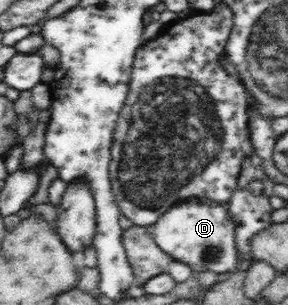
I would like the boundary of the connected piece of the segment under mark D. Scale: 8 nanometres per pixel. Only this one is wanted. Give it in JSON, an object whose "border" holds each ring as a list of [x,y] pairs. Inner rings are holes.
{"border":[[[189,198],[177,206],[171,206],[171,210],[166,210],[155,224],[148,227],[132,225],[124,230],[123,246],[134,278],[141,282],[167,273],[172,259],[188,264],[197,274],[209,270],[216,273],[232,272],[240,266],[235,228],[232,214],[225,210],[223,203]]]}

